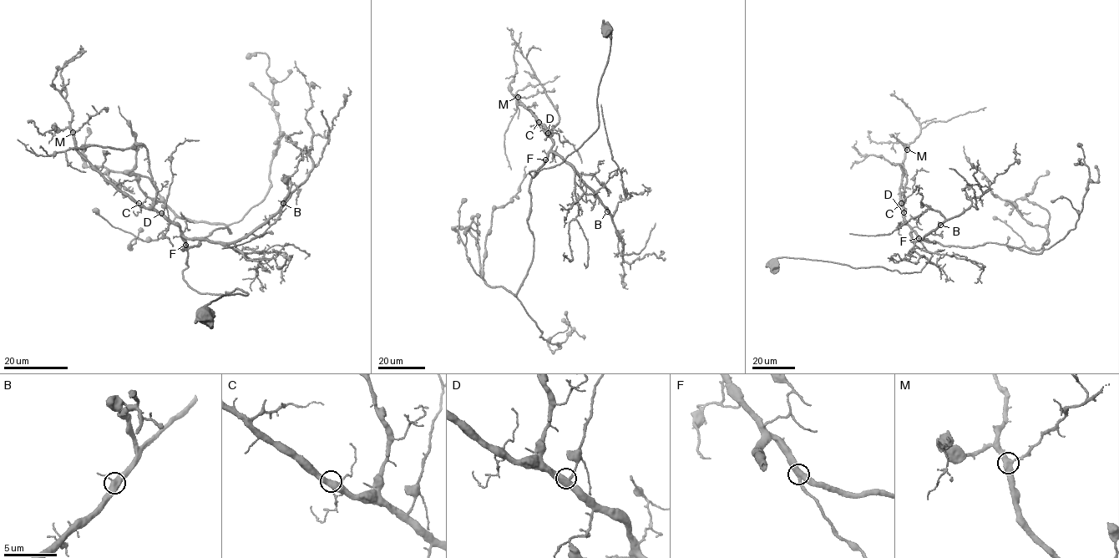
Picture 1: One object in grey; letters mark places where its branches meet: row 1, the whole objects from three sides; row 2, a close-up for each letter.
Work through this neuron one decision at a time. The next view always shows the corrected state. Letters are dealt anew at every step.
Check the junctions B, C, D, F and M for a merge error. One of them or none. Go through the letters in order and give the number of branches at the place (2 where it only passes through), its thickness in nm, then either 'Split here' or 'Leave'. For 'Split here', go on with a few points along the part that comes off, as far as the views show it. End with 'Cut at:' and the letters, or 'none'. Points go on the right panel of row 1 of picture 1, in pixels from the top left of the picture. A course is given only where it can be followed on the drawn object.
B: Branches: 3. Thickness 440 nm. Leave
C: Branches: 3. Thickness 440 nm. Leave
D: Branches: 3. Thickness 440 nm. Leave
F: Branches: 3. Thickness 440 nm. Leave
M: Branches: 3. Thickness 420 nm. Leave
Cut at: none

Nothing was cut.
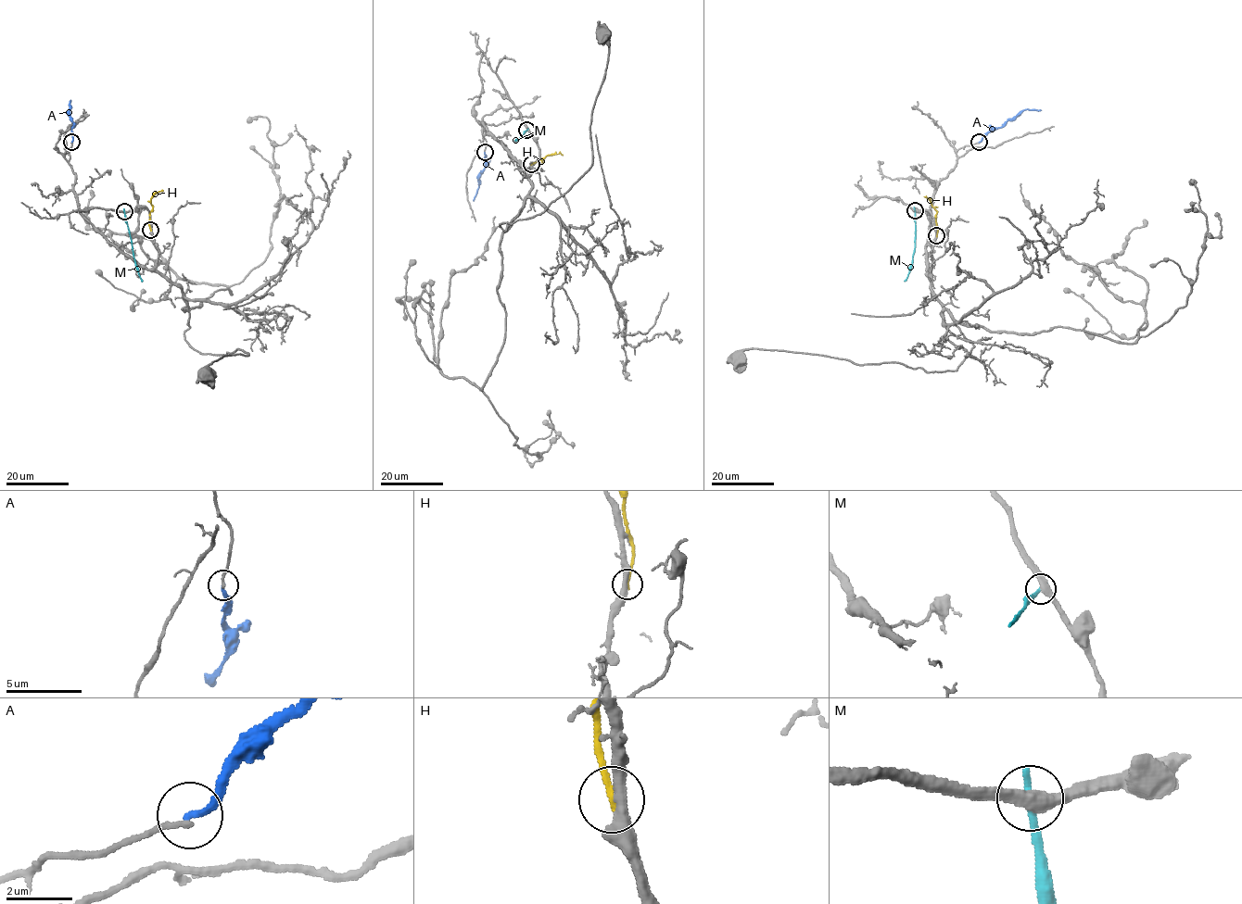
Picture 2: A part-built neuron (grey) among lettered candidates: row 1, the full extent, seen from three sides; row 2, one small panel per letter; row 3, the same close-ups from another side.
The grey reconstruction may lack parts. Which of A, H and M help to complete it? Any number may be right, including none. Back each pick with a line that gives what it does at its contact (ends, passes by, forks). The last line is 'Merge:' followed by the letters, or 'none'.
Merge: none

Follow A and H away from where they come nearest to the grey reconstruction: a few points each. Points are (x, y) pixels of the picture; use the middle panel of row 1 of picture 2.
A: (485, 152), (485, 169), (480, 174), (480, 182), (474, 201)
H: (531, 164), (543, 162), (548, 155), (563, 155)

